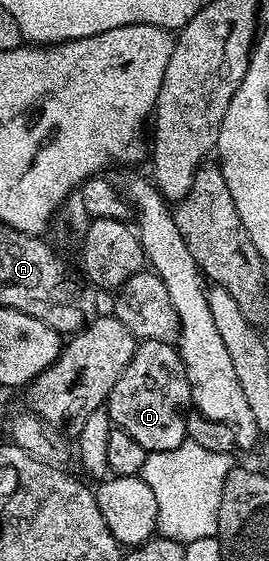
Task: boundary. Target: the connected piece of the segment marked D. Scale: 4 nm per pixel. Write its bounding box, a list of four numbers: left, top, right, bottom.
[104,340,191,454]

